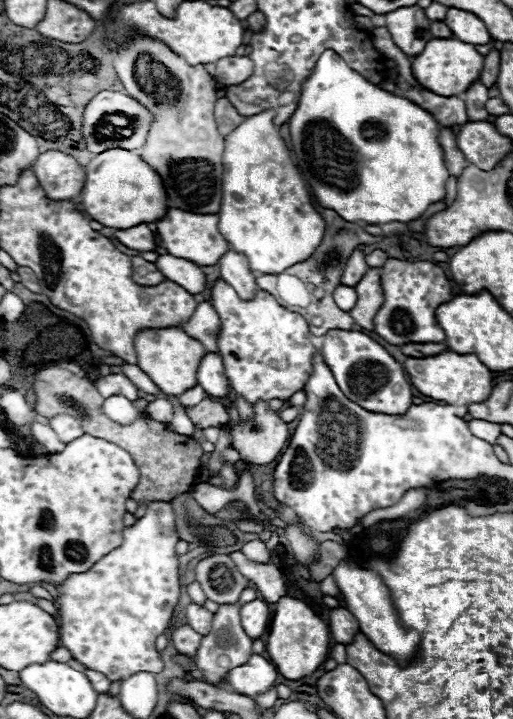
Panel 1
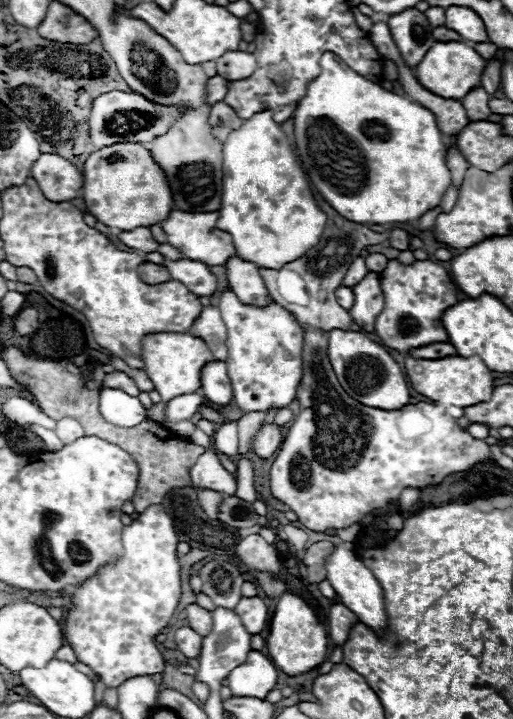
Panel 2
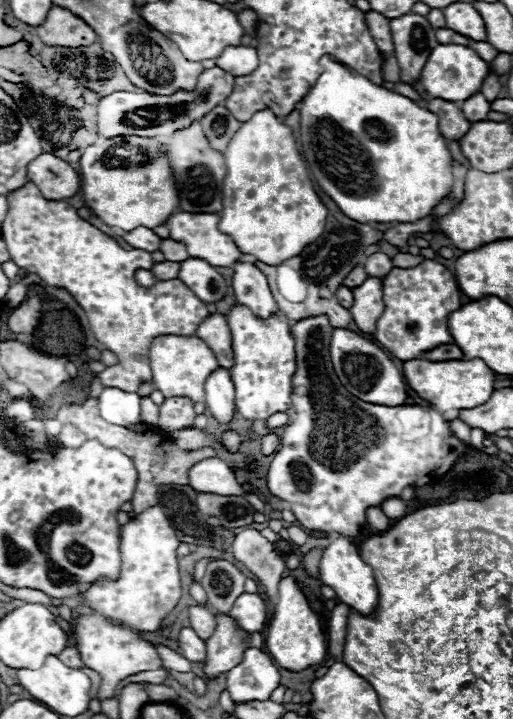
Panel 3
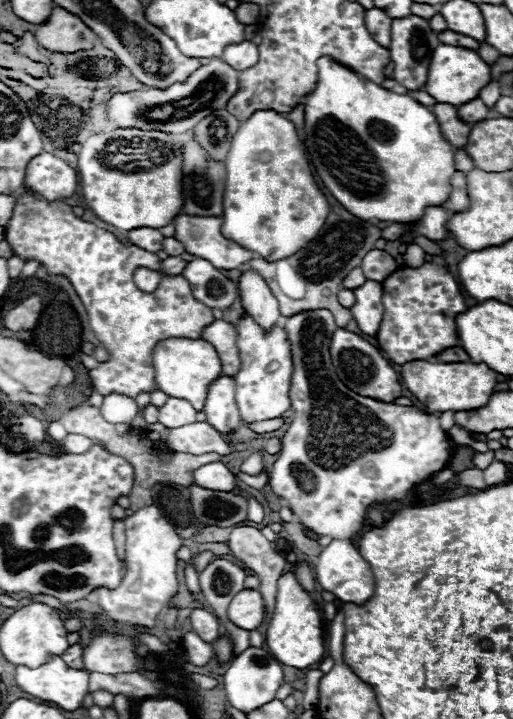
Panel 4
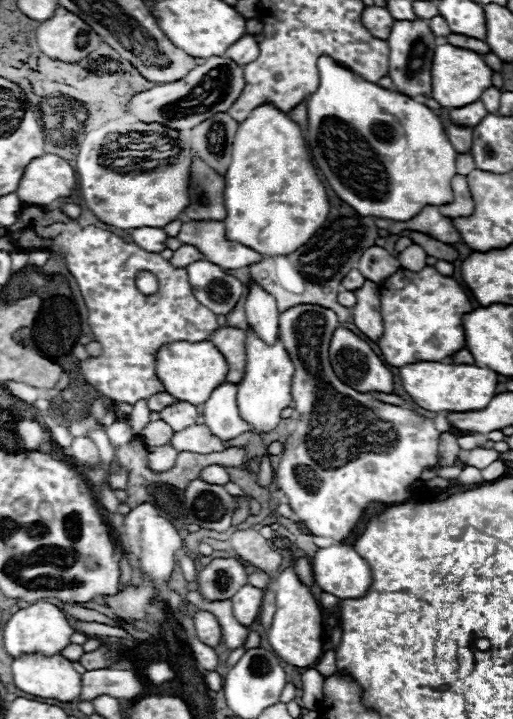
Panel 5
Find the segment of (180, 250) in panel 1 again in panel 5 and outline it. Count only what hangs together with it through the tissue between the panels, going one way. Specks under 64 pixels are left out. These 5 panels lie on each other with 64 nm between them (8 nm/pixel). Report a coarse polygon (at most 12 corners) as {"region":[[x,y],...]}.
{"region":[[184,220],[176,238],[226,270],[264,258],[226,240],[224,222]]}

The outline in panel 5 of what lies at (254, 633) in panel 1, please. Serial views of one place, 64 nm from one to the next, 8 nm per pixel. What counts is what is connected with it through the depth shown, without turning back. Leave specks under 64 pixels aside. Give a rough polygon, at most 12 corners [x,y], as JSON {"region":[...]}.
{"region":[[242,586],[232,598],[232,614],[246,628],[262,608],[262,590]]}

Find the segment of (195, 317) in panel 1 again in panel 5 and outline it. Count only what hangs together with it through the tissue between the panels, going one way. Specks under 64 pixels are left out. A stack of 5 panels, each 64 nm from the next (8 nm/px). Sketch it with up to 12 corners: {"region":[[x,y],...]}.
{"region":[[218,326],[208,338],[226,358],[226,380],[238,384],[246,366],[244,330]]}

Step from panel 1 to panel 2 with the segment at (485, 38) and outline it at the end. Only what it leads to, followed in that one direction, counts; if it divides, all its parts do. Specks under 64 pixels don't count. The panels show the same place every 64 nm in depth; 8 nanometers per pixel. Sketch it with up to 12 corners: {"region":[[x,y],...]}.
{"region":[[446,8],[446,26],[466,42],[488,42],[482,18],[470,8]]}

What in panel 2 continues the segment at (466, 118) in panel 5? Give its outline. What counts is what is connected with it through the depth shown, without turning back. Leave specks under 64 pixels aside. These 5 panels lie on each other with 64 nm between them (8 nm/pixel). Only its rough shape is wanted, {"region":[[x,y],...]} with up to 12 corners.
{"region":[[478,86],[462,98],[468,118],[490,116],[490,94]]}

